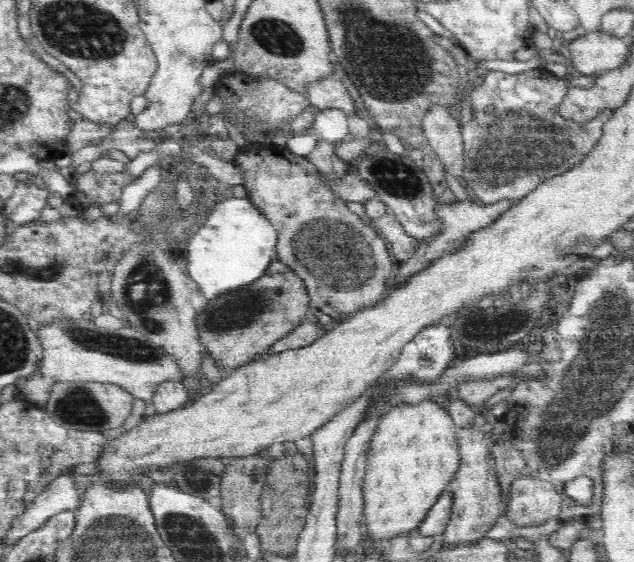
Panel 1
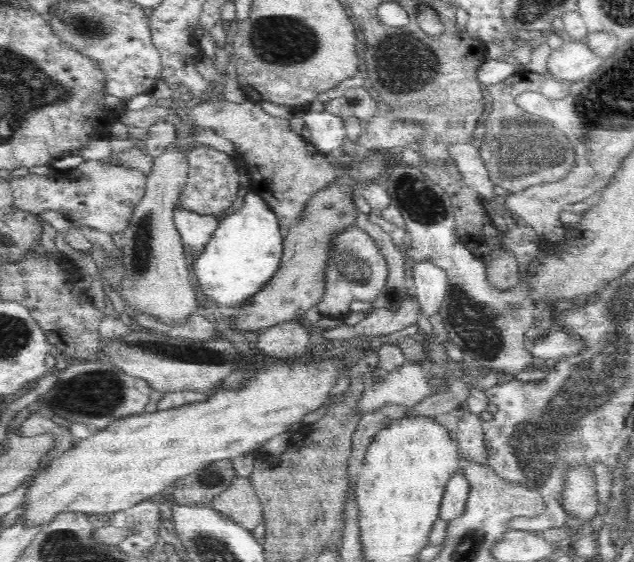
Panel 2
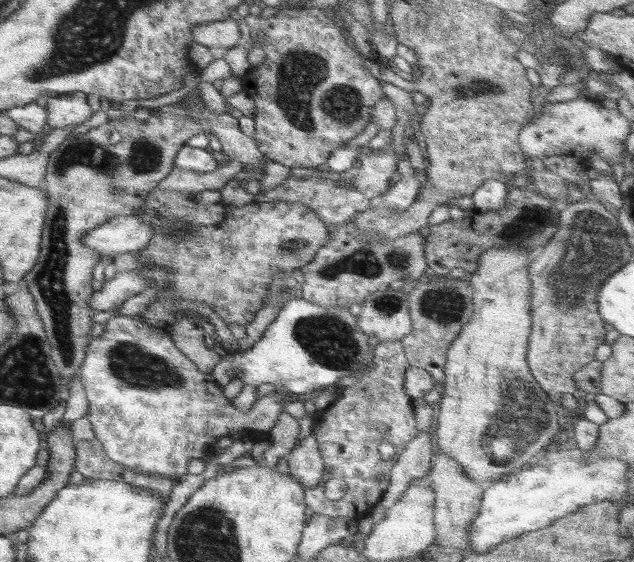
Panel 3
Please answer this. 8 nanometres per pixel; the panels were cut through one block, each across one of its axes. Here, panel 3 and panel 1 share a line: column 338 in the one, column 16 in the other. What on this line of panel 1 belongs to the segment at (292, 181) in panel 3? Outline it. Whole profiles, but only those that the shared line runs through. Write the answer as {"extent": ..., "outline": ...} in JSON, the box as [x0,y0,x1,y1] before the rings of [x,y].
{"extent":[2,183,50,226],"outline":[[[18,183],[13,196],[4,202],[2,213],[11,226],[35,221],[42,210],[48,206],[50,192],[40,189],[34,183]]]}

